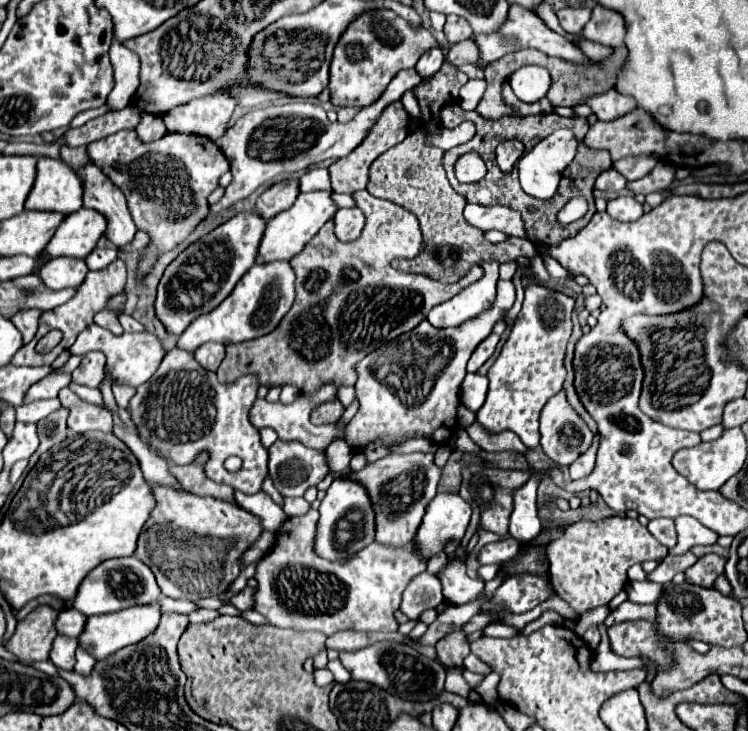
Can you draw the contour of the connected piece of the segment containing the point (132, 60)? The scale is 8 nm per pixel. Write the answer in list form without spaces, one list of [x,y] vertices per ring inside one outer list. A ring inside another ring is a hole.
[[[114,40],[110,46],[110,60],[116,74],[116,86],[108,96],[108,104],[114,110],[118,110],[118,108],[126,108],[126,104],[134,100],[134,92],[140,84],[138,80],[140,58],[134,52],[130,52],[126,46],[118,44],[118,40]]]

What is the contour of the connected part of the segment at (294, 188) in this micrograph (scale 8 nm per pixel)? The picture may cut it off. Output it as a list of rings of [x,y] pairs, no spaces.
[[[296,178],[282,180],[278,184],[272,184],[268,190],[264,190],[256,202],[256,210],[262,218],[270,220],[282,210],[290,208],[300,194],[300,182]]]

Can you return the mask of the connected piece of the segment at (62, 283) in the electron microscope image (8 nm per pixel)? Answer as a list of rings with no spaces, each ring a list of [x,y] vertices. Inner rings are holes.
[[[58,256],[52,258],[50,264],[46,264],[46,268],[40,268],[38,274],[42,276],[42,280],[46,280],[46,286],[52,290],[78,288],[88,274],[88,266],[84,258]]]

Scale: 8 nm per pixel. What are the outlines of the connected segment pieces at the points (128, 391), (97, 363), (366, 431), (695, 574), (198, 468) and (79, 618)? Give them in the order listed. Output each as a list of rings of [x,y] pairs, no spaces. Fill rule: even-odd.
[[[116,382],[114,386],[112,386],[112,392],[114,392],[114,400],[116,400],[116,404],[120,406],[120,408],[126,408],[128,410],[128,402],[130,402],[130,398],[134,396],[134,388],[132,386],[128,386],[128,384],[120,384],[120,382]]]
[[[88,352],[82,364],[72,372],[72,380],[80,386],[98,388],[104,378],[104,364],[106,364],[106,356],[102,352]]]
[[[498,280],[498,290],[492,306],[474,316],[474,320],[466,320],[460,326],[454,328],[434,328],[428,320],[422,320],[414,330],[400,334],[394,342],[380,348],[380,352],[368,354],[358,364],[358,382],[356,382],[356,396],[360,400],[360,408],[356,416],[346,426],[346,442],[352,448],[362,448],[366,442],[380,438],[380,440],[392,440],[396,436],[402,436],[406,432],[414,432],[420,438],[436,440],[438,444],[444,440],[450,440],[454,428],[456,428],[456,408],[460,402],[460,384],[466,376],[466,362],[474,348],[490,336],[494,324],[502,320],[502,316],[512,308],[516,298],[514,284],[508,280]]]
[[[706,554],[694,566],[690,566],[686,570],[686,582],[698,584],[698,586],[704,586],[704,588],[712,588],[714,580],[720,574],[724,574],[724,564],[726,564],[724,556]]]
[[[206,454],[198,456],[198,460],[194,464],[188,466],[172,466],[170,472],[178,478],[178,482],[182,484],[182,488],[186,492],[192,492],[196,496],[214,496],[214,498],[222,498],[222,500],[234,500],[234,490],[226,484],[216,484],[210,478],[206,478],[204,474],[204,462],[206,462]]]
[[[66,608],[60,612],[58,620],[56,620],[56,628],[58,628],[58,634],[64,634],[64,636],[74,636],[78,638],[86,626],[86,616],[82,612],[78,612],[76,608]]]

